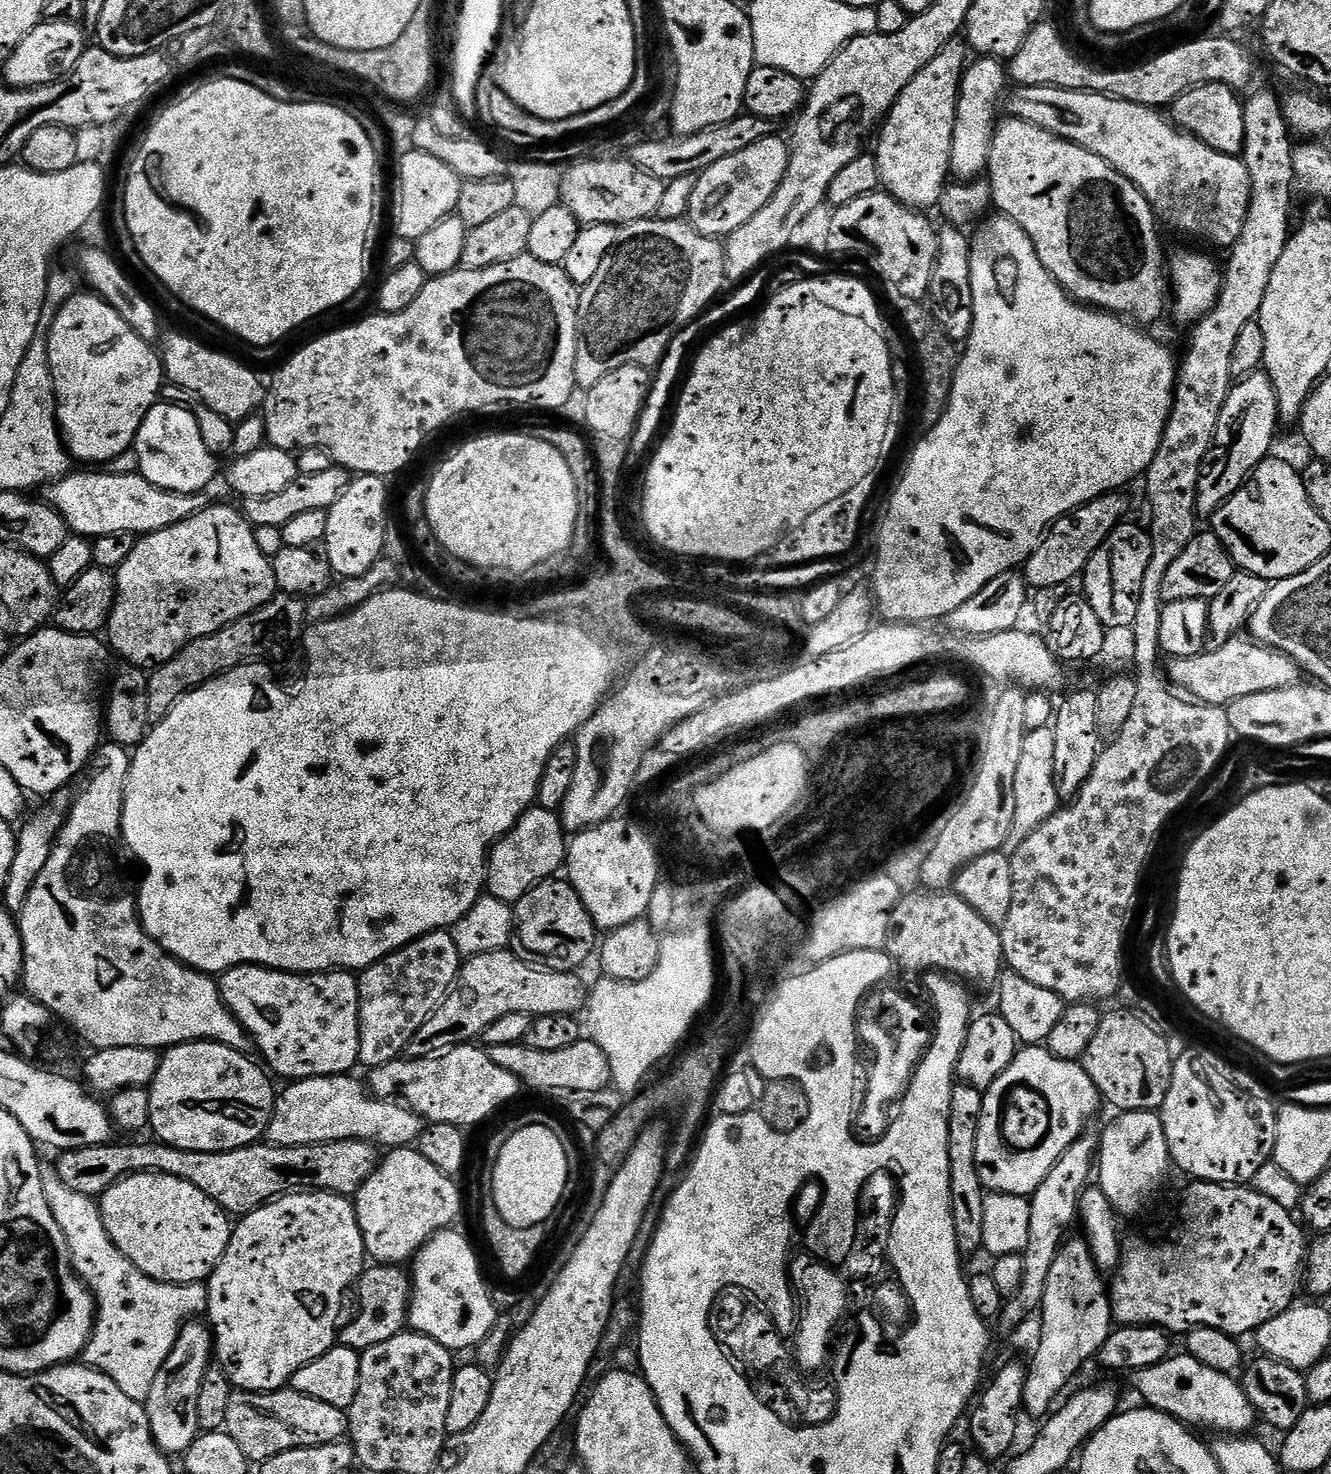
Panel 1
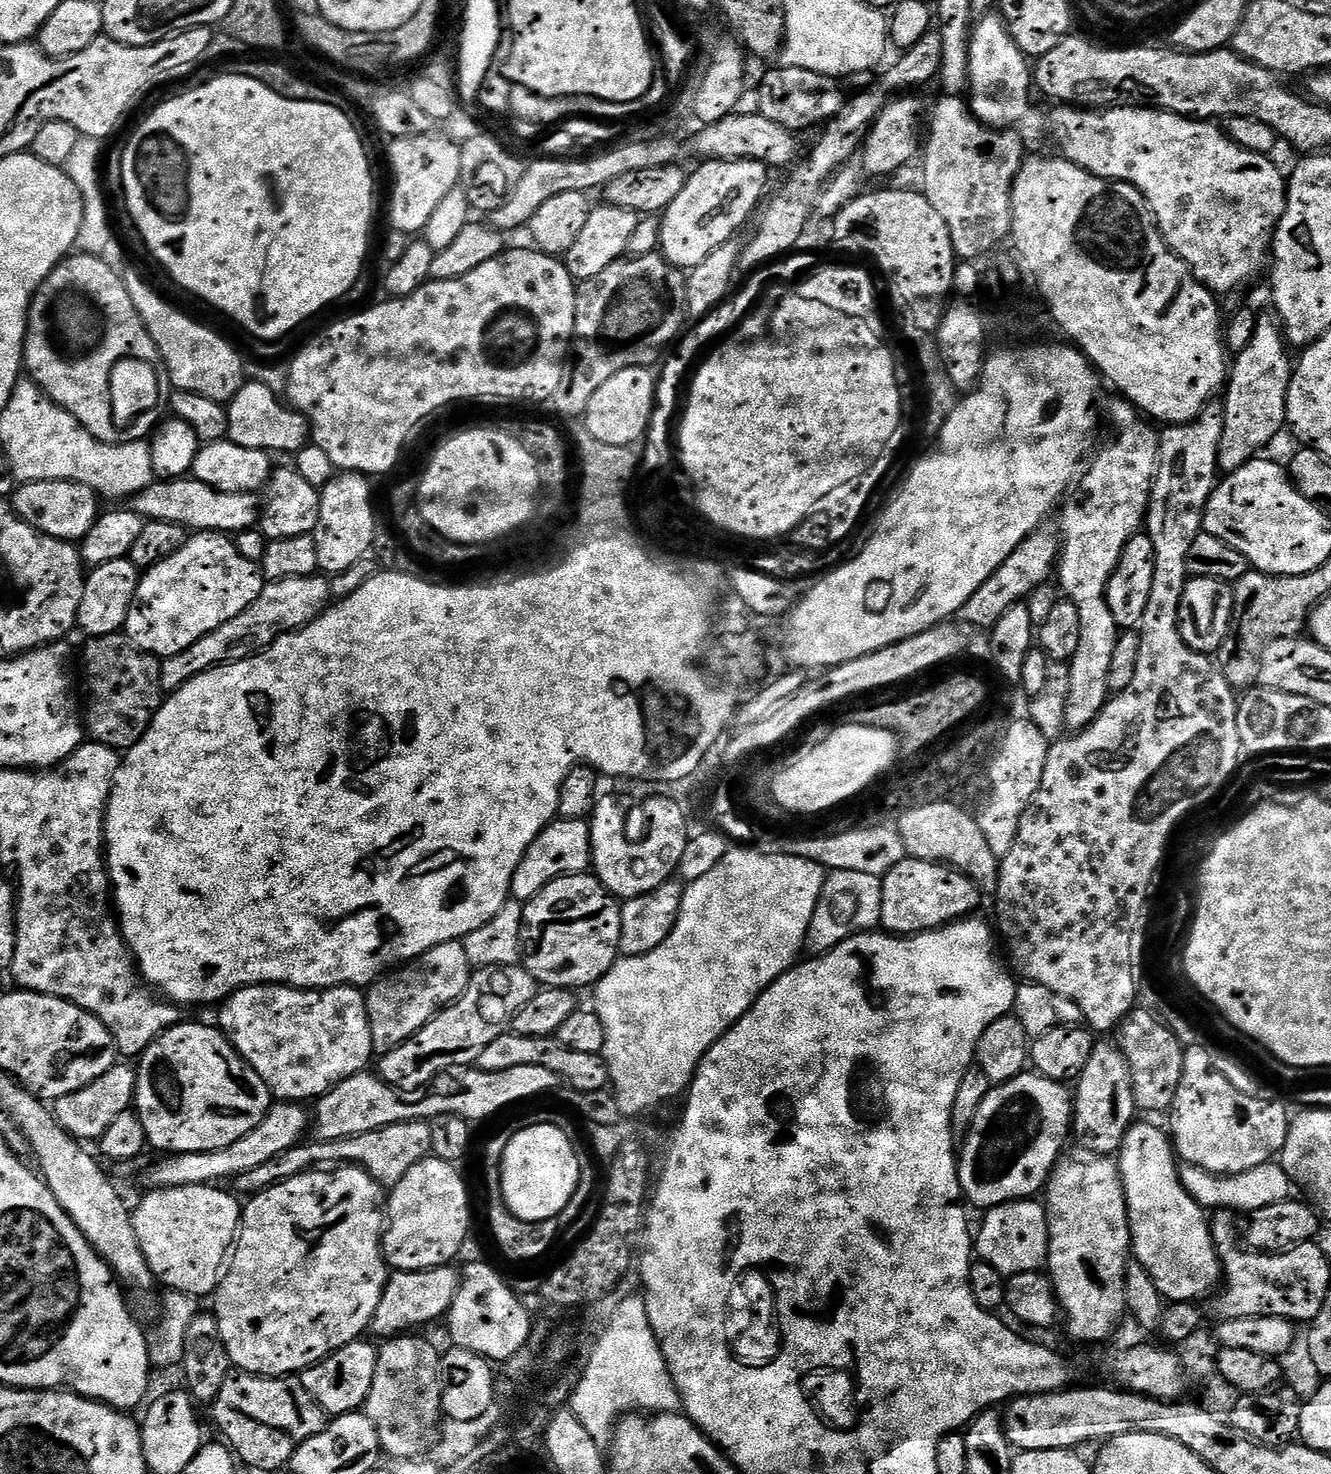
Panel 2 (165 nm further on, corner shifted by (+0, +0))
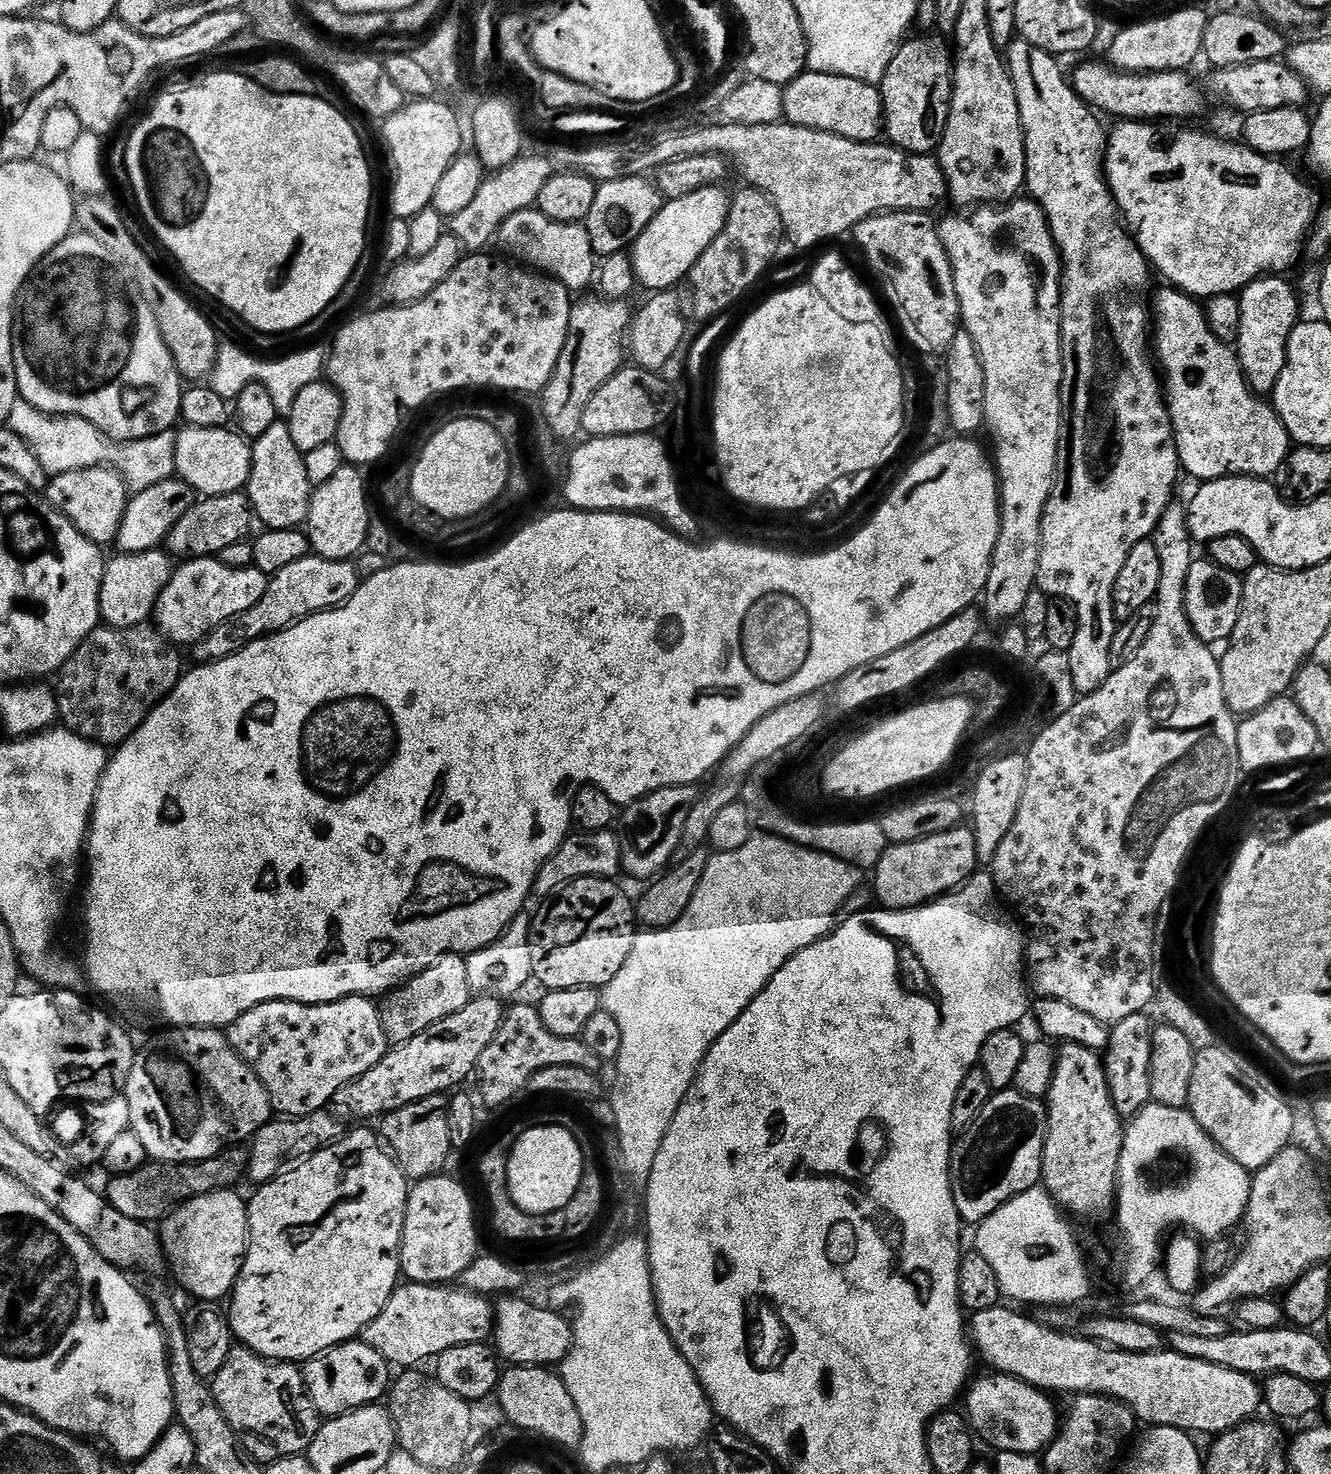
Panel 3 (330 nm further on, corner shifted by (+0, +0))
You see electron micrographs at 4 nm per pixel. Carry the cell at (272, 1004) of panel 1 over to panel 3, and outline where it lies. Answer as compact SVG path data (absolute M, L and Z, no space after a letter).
M347 996L329 1004L299 1004L289 1000L266 1002L265 1004L254 1006L254 1010L246 1010L246 1014L242 1014L242 1018L238 1018L228 1027L226 1035L233 1050L251 1066L254 1075L262 1082L262 1086L268 1095L268 1101L272 1104L273 1113L279 1114L284 1118L309 1116L315 1112L325 1111L335 1101L338 1090L342 1090L342 1086L354 1082L354 1078L366 1074L366 1070L370 1070L370 1066L378 1066L378 1062L390 1051L386 1034L382 1034L382 1018L380 1017L377 1001L366 996Z

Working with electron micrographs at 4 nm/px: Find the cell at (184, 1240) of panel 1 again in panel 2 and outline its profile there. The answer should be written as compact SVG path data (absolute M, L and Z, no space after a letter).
M187 1184L181 1188L154 1188L145 1191L145 1196L141 1198L140 1205L131 1209L132 1221L134 1222L134 1234L138 1234L138 1246L142 1246L142 1254L146 1254L146 1262L150 1262L150 1270L156 1276L157 1281L165 1289L181 1292L193 1298L201 1298L200 1296L211 1297L216 1289L220 1286L222 1279L222 1269L225 1267L226 1261L229 1259L230 1253L233 1251L236 1237L240 1231L240 1217L242 1215L241 1201L236 1201L237 1197L231 1191L223 1192L223 1187L213 1186L211 1184Z

